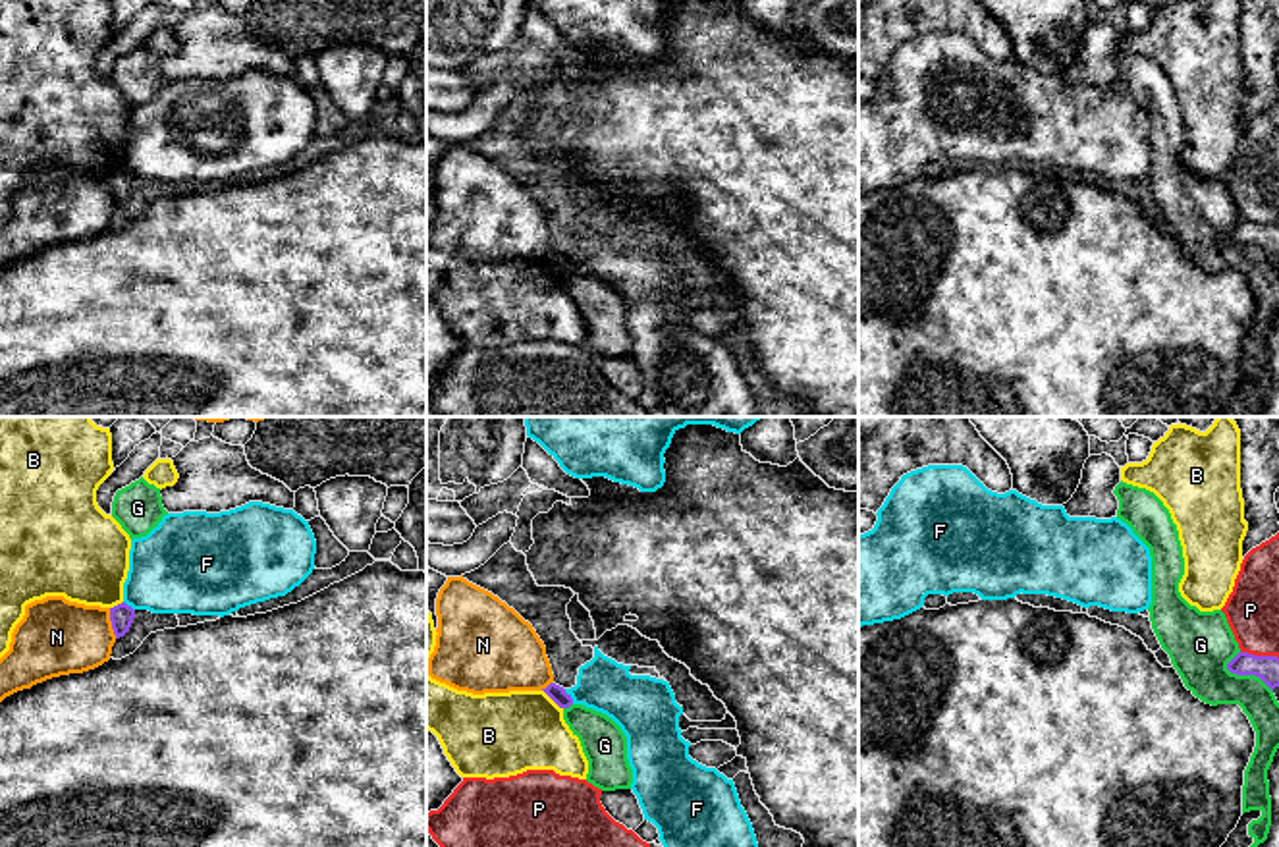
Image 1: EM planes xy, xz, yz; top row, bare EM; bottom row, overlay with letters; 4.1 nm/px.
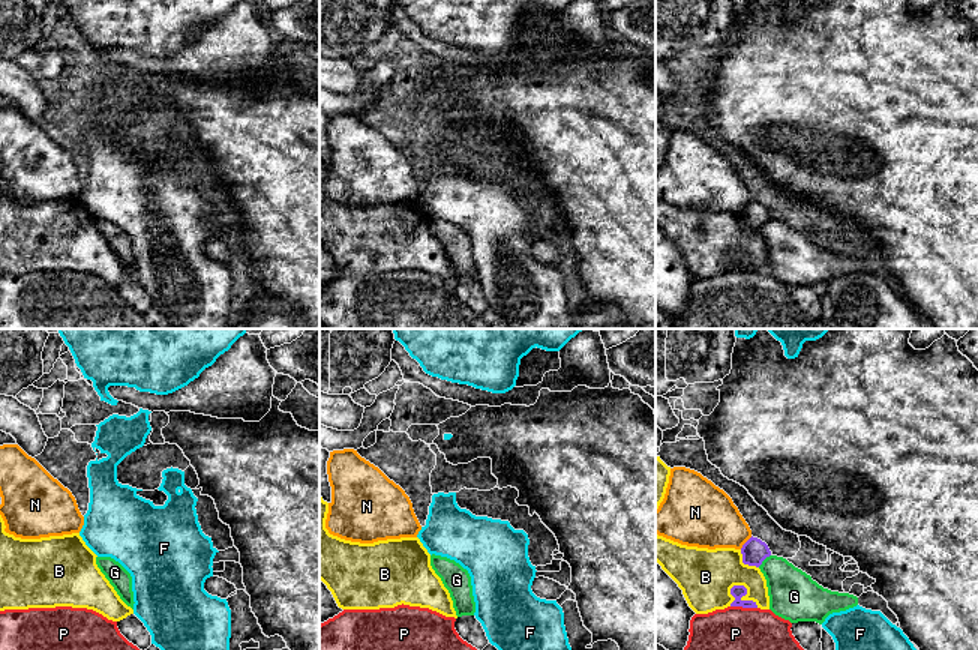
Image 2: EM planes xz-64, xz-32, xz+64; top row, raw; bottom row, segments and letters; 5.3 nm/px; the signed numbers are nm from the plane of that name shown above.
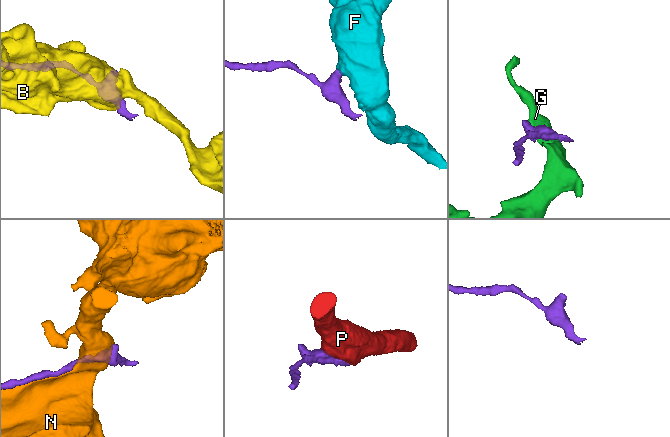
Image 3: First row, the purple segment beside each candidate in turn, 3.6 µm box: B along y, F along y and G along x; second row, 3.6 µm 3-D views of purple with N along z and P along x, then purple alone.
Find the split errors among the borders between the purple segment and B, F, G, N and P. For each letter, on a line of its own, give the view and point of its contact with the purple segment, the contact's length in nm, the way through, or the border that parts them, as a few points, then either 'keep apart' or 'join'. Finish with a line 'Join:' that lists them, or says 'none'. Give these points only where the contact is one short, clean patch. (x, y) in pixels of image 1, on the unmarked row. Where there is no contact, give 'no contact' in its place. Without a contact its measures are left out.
B: meets purple in xz at (552, 267); contact 120 nm long; keep apart
F: meets purple in xz at (570, 265); contact 80 nm long; border along xz (564, 257), (573, 271); keep apart
G: meets purple in yz at (1249, 242); contact 240 nm long; keep apart
N: meets purple in xy at (112, 191); contact 130 nm long; keep apart
P: meets purple in yz at (1260, 224); contact 160 nm long; keep apart
Join: none

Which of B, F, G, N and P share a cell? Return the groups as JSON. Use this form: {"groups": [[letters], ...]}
{"groups": [["B"], ["F"], ["G"], ["N"], ["P"]]}

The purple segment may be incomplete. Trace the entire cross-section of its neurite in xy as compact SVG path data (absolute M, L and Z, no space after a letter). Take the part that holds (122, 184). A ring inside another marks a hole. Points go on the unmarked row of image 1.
M125 170L110 176L110 189L112 189L116 206L123 205L129 199L133 185L135 185L135 178Z

